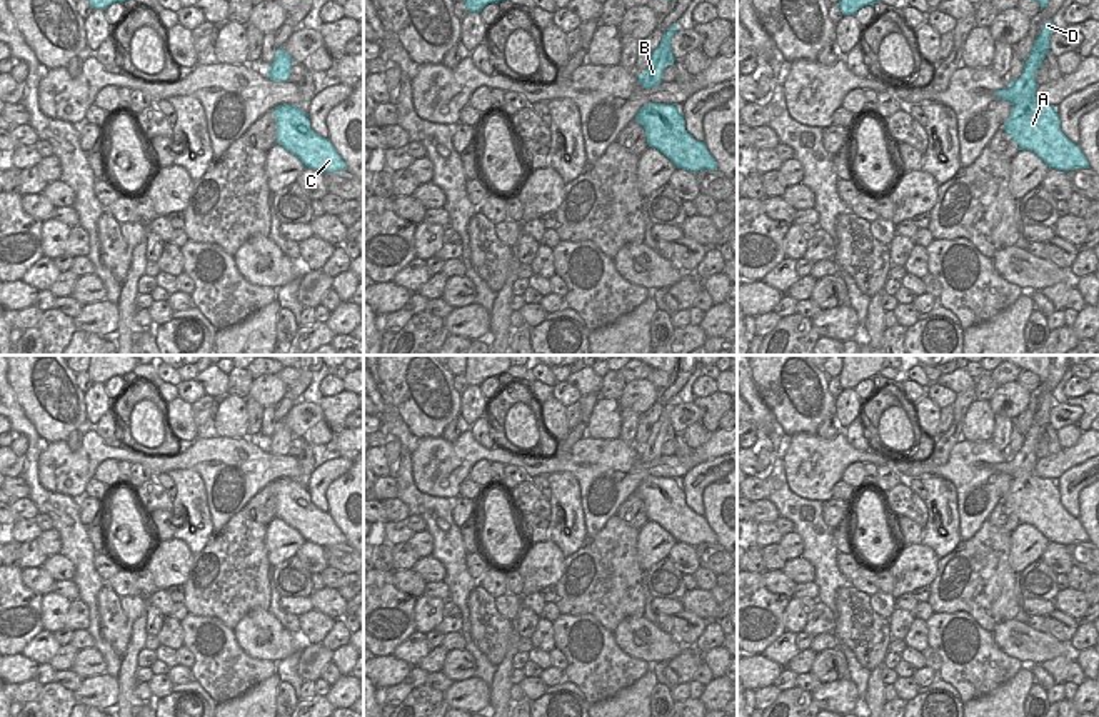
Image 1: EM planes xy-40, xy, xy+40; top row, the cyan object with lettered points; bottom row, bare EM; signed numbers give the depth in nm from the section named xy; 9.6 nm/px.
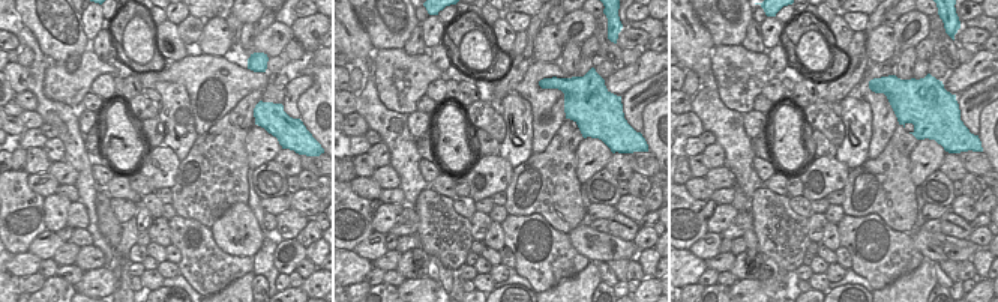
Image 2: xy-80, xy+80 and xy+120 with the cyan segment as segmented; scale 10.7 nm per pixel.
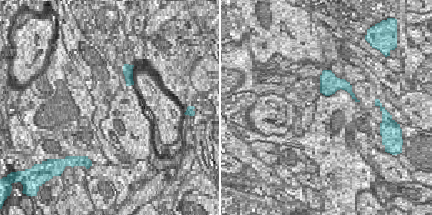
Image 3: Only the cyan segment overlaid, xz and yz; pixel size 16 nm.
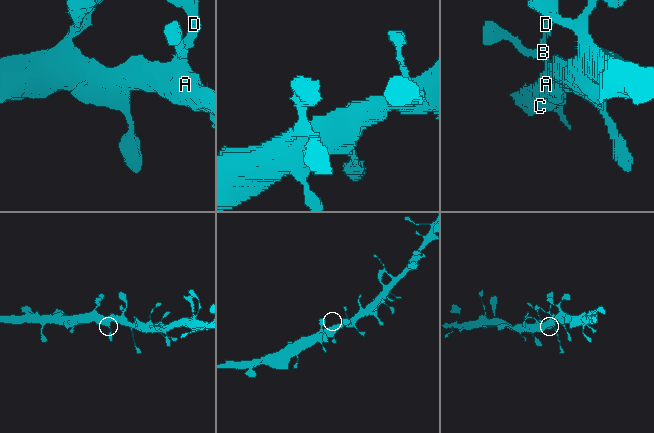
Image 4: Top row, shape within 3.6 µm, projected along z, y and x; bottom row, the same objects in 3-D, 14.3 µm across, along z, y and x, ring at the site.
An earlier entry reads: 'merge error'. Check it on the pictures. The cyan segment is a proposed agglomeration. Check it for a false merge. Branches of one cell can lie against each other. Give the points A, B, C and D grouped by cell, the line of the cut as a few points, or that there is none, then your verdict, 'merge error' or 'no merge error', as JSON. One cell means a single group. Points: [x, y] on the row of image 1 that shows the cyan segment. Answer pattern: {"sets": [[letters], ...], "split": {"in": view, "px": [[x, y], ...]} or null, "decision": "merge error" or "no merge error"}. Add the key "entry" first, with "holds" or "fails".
{"entry": "fails", "sets": [["A", "B", "C", "D"]], "split": null, "decision": "no merge error"}

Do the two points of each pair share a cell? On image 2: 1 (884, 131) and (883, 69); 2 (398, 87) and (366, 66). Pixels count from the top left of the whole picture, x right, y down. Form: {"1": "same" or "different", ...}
{"1": "same", "2": "different"}

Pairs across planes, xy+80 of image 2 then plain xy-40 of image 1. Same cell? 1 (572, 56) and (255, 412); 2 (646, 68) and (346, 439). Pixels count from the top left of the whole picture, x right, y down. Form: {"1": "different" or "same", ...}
{"1": "same", "2": "same"}

